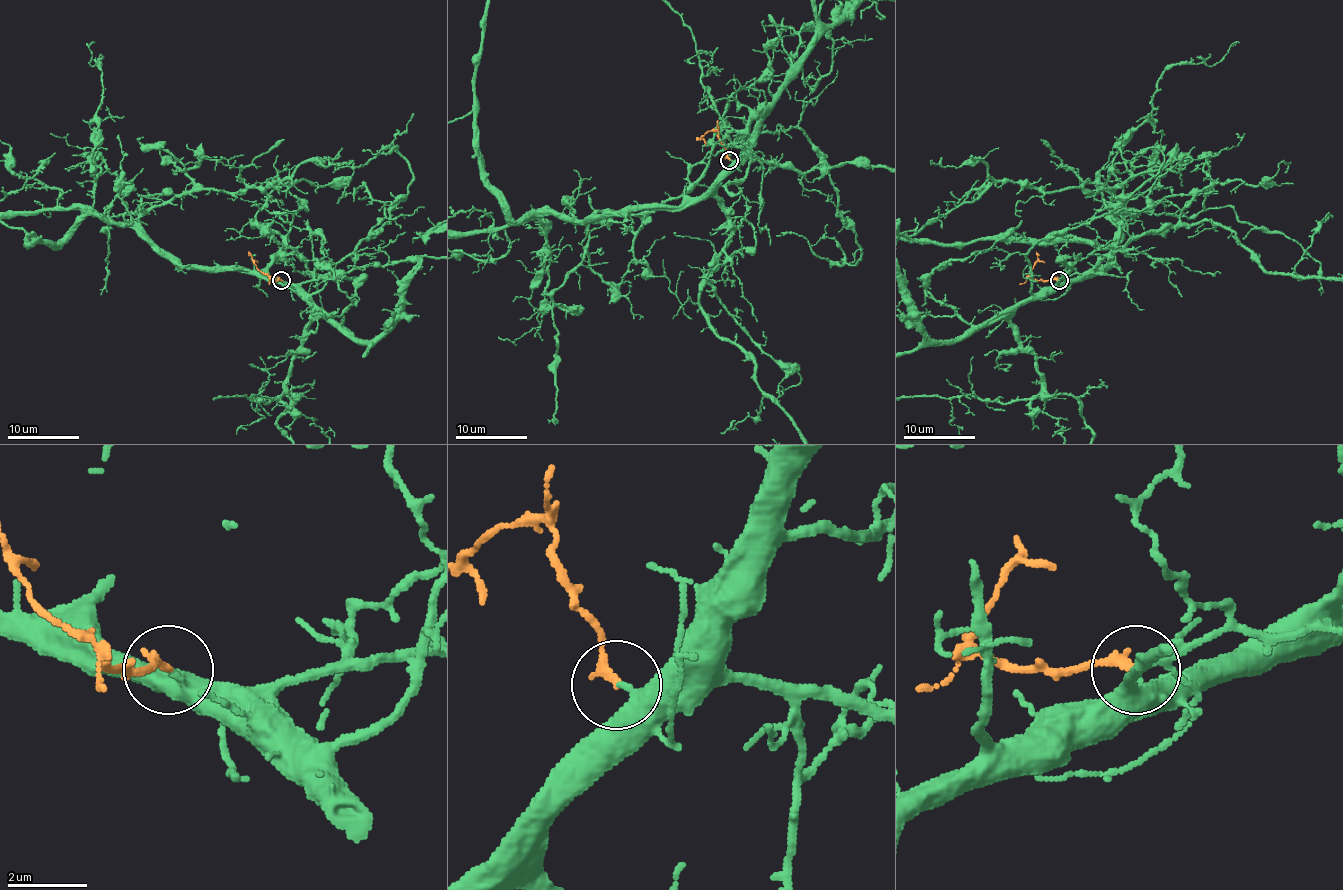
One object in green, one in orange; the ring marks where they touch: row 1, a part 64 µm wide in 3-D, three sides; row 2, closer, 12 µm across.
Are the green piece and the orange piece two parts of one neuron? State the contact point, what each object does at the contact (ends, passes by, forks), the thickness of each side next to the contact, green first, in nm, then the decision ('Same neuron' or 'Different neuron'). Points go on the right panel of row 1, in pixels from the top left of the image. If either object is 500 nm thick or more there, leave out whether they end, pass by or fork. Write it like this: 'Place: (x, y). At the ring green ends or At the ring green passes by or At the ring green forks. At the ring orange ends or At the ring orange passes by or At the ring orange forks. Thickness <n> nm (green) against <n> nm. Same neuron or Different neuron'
Place: (1059, 280). At the ring green ends. At the ring orange ends. Thickness 280 nm (green) against 240 nm. Same neuron

